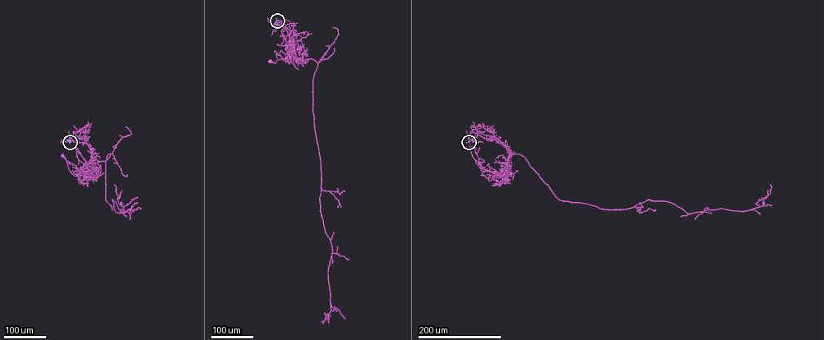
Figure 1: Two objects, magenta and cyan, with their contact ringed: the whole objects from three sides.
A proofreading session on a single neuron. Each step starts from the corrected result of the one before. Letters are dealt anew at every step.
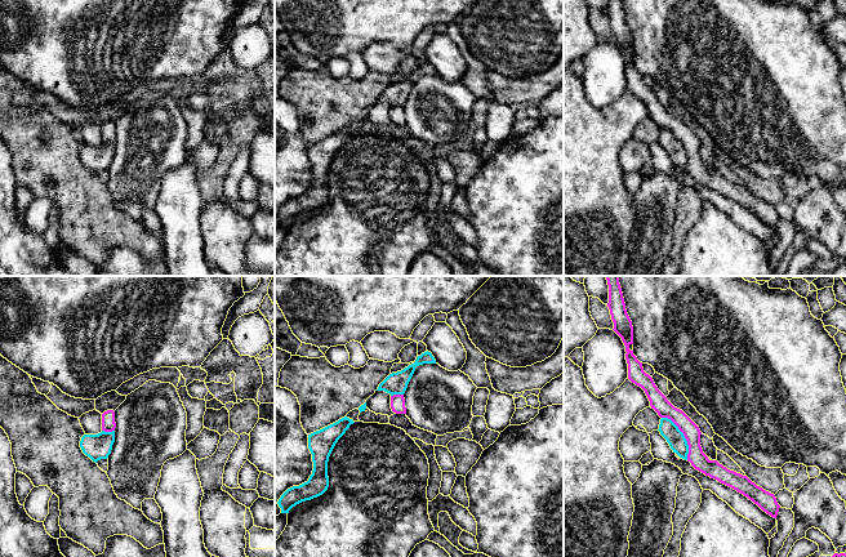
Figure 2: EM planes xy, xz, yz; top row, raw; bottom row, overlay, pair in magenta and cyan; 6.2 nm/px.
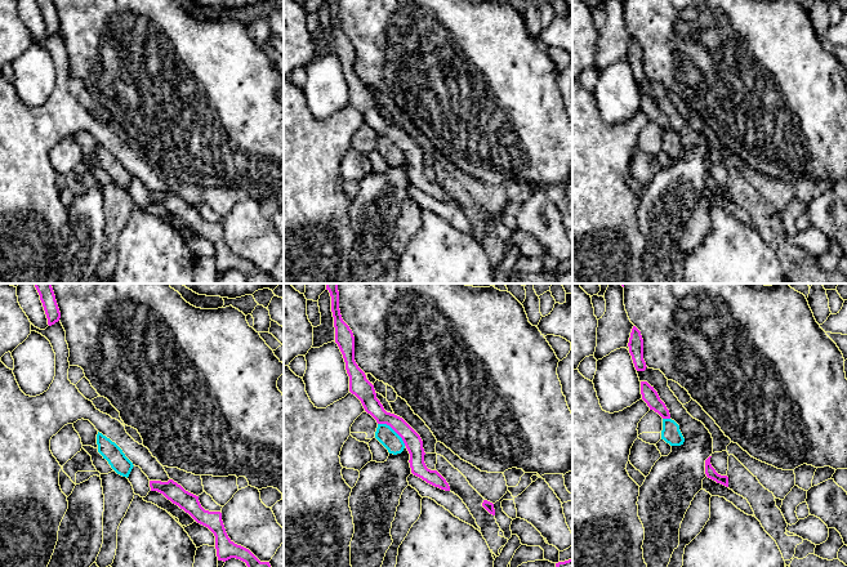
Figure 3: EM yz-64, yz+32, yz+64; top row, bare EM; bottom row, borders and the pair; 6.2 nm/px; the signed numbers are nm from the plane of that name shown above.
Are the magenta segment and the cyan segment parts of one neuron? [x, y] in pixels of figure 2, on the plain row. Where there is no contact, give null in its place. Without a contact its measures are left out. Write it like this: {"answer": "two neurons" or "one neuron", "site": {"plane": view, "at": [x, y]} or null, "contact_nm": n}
{"answer": "two neurons", "site": {"plane": "yz", "at": [684, 146]}, "contact_nm": 320}

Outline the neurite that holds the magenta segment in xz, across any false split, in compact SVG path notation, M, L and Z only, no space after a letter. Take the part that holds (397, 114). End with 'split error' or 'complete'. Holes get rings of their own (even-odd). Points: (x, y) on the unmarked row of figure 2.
M404 106L391 107L391 120L396 125L406 125Z; complete

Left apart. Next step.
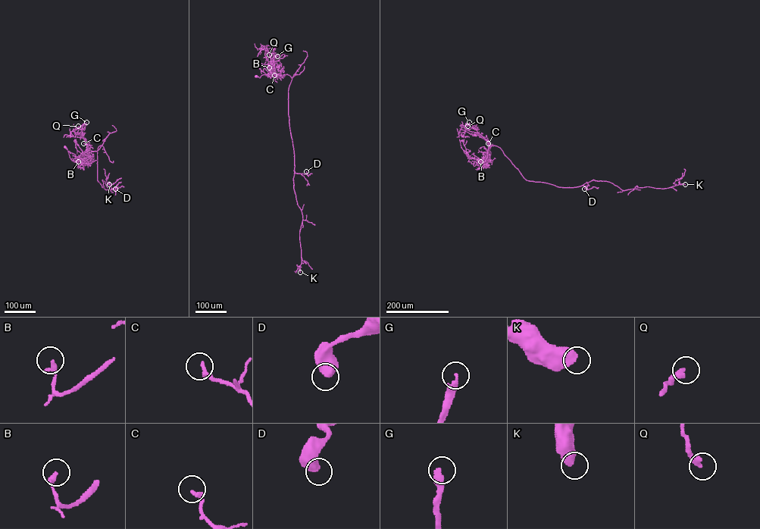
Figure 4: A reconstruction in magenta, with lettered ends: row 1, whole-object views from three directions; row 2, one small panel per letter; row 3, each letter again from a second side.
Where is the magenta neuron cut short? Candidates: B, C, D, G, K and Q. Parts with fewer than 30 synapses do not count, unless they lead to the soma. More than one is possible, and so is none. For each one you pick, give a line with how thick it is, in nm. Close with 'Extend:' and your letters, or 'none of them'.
G: calibre 320 nm
Extend: G

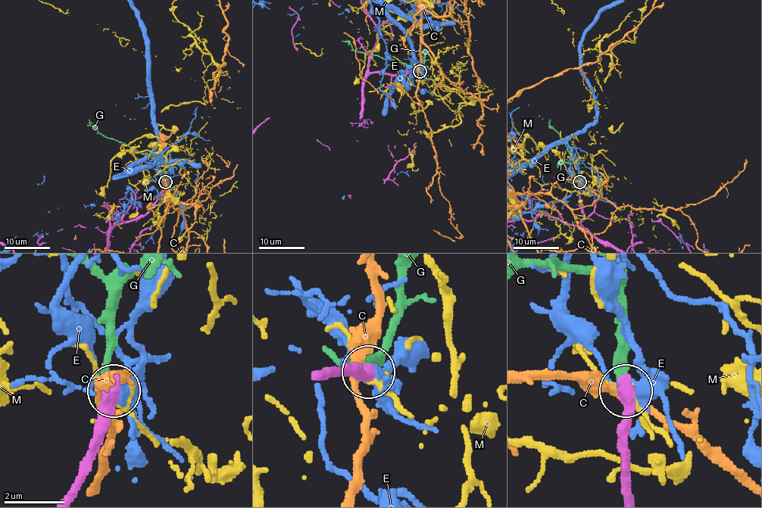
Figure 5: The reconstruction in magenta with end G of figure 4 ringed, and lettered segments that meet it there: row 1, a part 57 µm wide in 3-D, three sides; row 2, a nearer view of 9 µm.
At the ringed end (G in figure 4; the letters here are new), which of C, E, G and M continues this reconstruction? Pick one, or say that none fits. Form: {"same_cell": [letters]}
{"same_cell": ["G"]}

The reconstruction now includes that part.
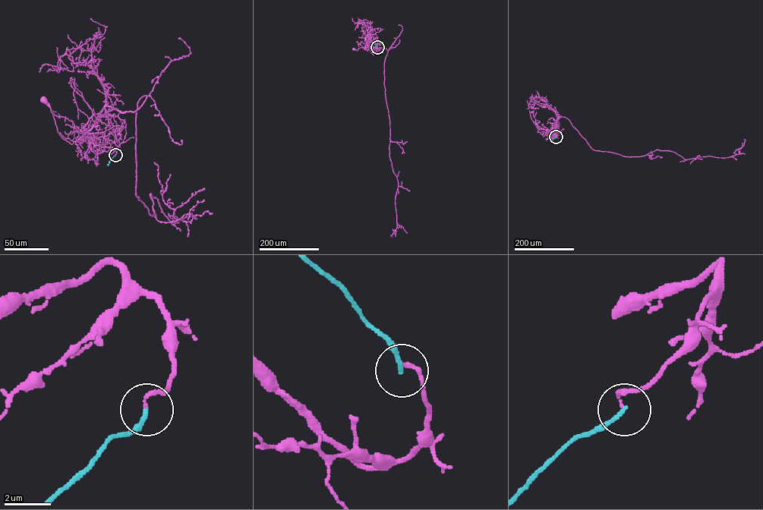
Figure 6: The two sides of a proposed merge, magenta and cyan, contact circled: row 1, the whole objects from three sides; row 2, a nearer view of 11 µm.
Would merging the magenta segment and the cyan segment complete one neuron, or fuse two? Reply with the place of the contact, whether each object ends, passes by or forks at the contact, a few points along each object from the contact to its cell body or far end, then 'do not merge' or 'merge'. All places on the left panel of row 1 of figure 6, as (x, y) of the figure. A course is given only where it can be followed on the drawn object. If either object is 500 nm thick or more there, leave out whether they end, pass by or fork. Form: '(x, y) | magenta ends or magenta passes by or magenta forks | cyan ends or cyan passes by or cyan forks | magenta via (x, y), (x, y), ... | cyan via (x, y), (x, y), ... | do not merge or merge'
(115, 155) | magenta ends | cyan ends | magenta via (115, 155), (114, 149), (96, 152), (85, 136), (72, 143), (64, 140), (58, 132), (51, 108), (42, 99) | cyan via (115, 155), (108, 165) | do not merge

